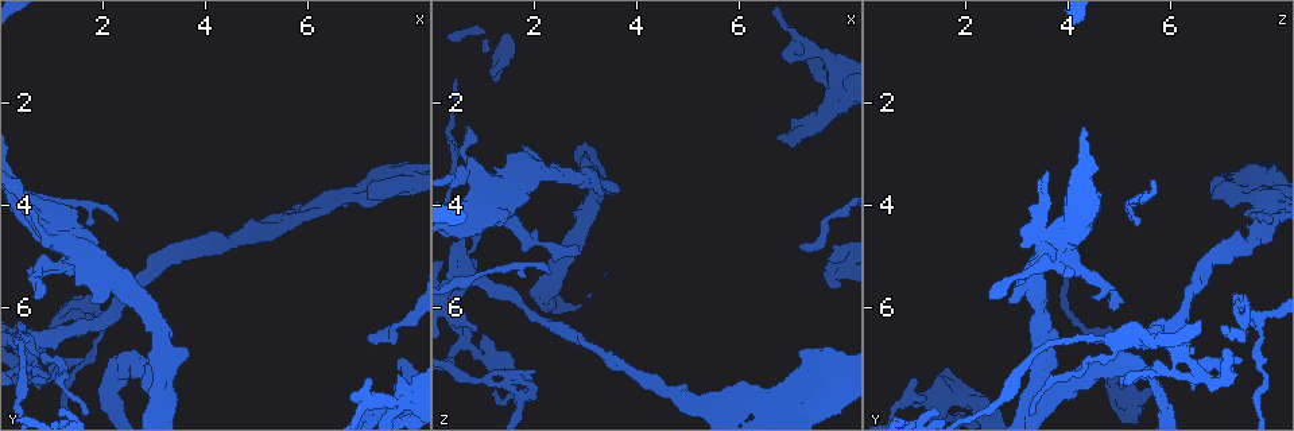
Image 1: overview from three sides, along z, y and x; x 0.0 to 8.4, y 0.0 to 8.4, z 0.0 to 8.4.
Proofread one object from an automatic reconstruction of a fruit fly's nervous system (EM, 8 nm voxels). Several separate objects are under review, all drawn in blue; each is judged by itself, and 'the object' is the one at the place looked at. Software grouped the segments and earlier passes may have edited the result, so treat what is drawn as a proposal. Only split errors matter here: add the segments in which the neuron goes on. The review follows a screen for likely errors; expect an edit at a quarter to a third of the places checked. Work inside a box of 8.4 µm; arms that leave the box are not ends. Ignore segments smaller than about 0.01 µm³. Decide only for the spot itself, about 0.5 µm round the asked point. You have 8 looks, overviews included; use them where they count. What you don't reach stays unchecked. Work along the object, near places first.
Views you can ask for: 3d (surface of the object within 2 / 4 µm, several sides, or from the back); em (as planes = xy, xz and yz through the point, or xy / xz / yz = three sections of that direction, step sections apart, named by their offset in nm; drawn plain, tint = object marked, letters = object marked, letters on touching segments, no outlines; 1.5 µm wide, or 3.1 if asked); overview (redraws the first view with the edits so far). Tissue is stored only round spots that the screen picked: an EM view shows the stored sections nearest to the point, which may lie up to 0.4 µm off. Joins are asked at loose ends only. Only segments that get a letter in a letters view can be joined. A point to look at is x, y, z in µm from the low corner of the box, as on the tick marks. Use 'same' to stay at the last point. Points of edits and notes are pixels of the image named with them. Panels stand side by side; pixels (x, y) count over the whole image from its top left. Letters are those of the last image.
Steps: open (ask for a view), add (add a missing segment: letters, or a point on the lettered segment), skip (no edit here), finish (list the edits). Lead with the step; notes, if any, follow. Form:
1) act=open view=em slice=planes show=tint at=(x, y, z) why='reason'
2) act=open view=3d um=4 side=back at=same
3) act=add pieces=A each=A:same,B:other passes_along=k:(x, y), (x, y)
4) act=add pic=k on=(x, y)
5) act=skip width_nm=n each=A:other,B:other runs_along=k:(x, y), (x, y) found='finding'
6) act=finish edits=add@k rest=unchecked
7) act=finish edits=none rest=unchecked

act=open view=em slice=planes show=tint at=(0.90, 7.45, 5.10) why='tapers out'

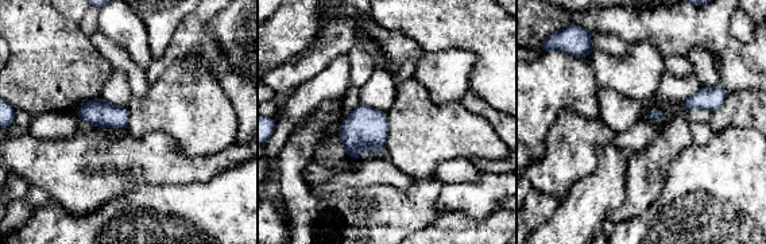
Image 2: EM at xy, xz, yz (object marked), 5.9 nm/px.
act=open view=em slice=planes show=letters at=same why='what lies round it'

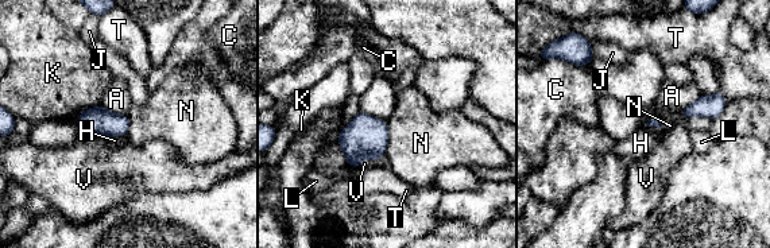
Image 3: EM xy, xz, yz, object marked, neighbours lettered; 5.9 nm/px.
act=skip each=A:other,C:other,H:other,J:other,K:other,L:other,N:other,T:other,V:other border=3:(662, 119), (650, 119), (646, 124) found='no lettered segment goes on from it'

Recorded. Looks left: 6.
act=open view=em slice=xy step=8 show=letters at=(0.80, 4.50, 3.10)

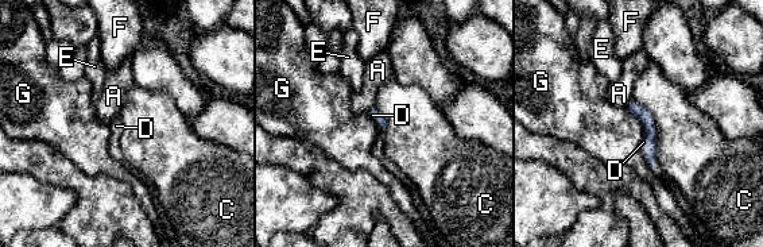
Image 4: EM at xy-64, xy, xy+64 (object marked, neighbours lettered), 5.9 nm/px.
act=add pieces=D each=A:other,C:other,D:same,E:other,F:other,G:other found='the neuron continues'

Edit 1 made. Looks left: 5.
act=open view=em slice=planes show=letters at=(7.20, 6.50, 4.80) why='an open end'

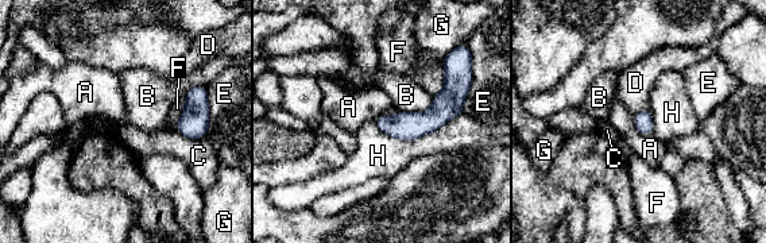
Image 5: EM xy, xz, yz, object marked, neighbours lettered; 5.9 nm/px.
act=skip each=A:other,B:other,C:other,D:other,E:other,F:other,G:other,H:other border=5:(646, 108), (634, 115) found='no lettered segment goes on from it'

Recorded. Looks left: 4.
act=finish edits=add@4 rest=unchecked

